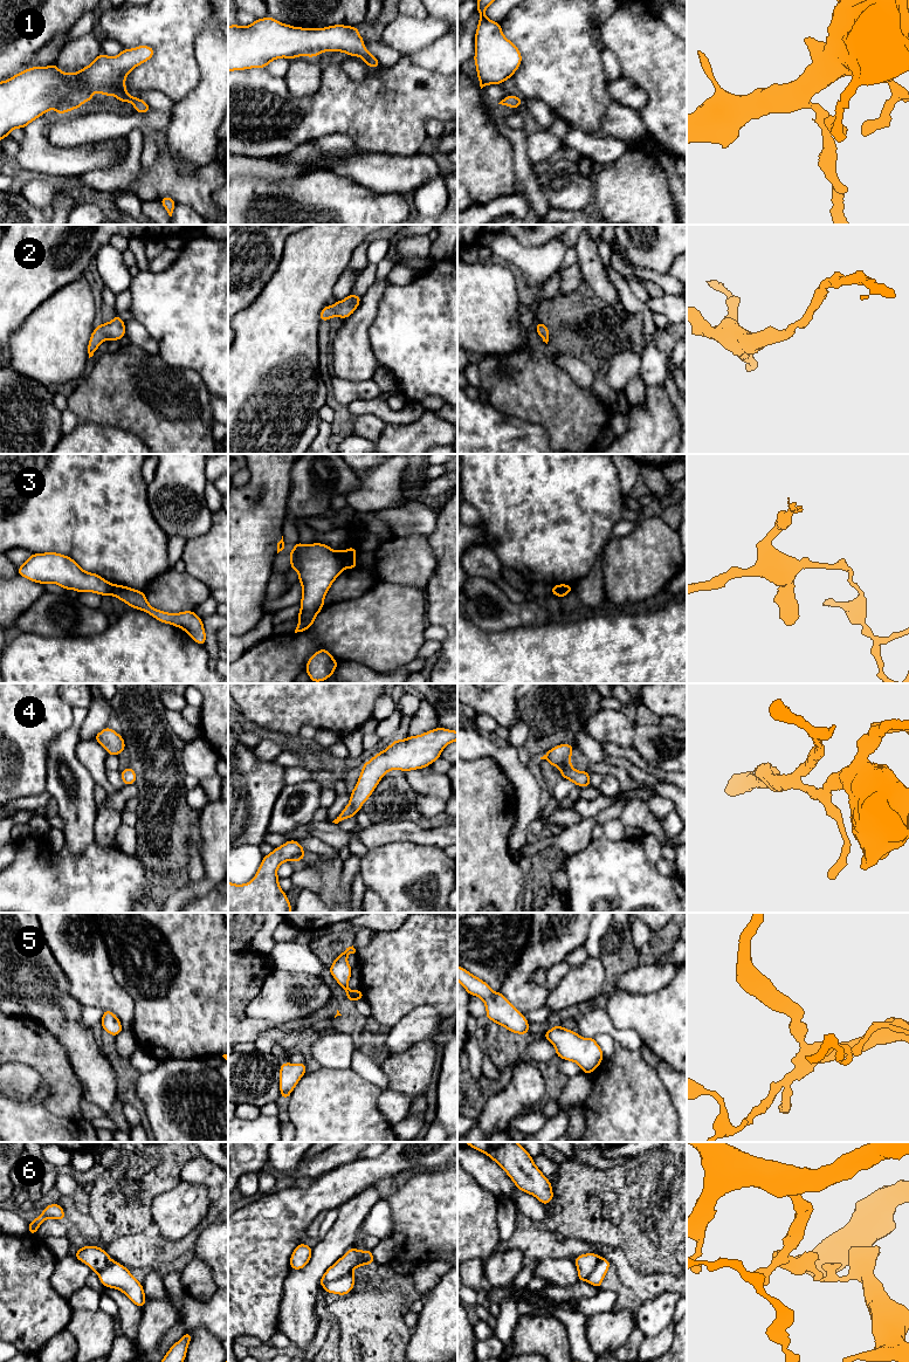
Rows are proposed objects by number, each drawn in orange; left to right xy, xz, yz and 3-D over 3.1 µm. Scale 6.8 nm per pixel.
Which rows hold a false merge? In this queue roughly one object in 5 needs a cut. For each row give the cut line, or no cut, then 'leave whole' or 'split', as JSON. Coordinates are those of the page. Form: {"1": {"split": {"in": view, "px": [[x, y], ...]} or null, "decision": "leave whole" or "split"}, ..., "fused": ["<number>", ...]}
{"1": {"split": null, "decision": "leave whole"}, "2": {"split": null, "decision": "leave whole"}, "3": {"split": {"in": "xz", "px": [[338, 551], [344, 568]]}, "decision": "split"}, "4": {"split": null, "decision": "leave whole"}, "5": {"split": null, "decision": "leave whole"}, "6": {"split": {"in": "xz", "px": [[351, 1272], [324, 1286]]}, "decision": "split"}, "fused": ["3", "6"]}

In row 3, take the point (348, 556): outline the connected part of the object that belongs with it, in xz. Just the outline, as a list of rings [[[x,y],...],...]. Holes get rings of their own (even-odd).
[[[350,546],[347,550],[340,550],[340,558],[342,558],[342,565],[344,569],[356,569],[357,568],[357,560],[354,558],[357,553],[357,549],[353,546]]]

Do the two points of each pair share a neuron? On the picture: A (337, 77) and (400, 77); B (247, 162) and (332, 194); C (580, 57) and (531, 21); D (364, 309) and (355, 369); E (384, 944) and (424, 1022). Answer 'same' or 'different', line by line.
A: same
B: different
C: same
D: same
E: different

